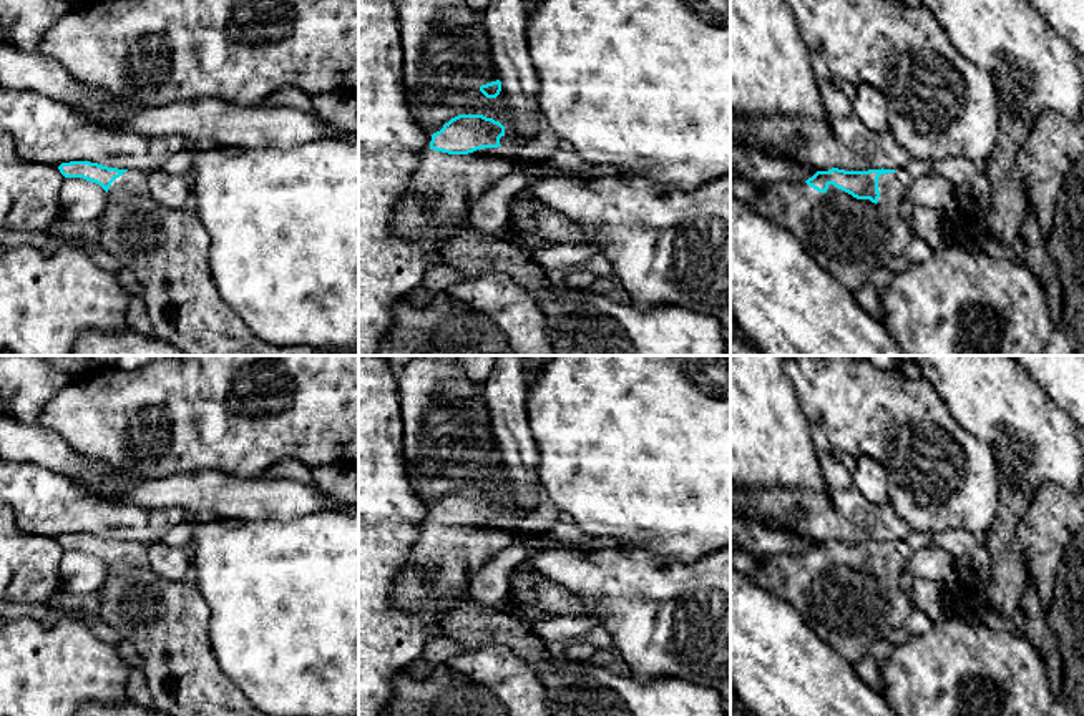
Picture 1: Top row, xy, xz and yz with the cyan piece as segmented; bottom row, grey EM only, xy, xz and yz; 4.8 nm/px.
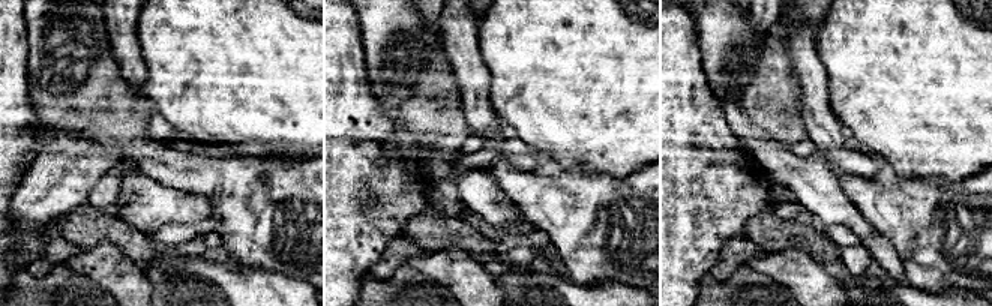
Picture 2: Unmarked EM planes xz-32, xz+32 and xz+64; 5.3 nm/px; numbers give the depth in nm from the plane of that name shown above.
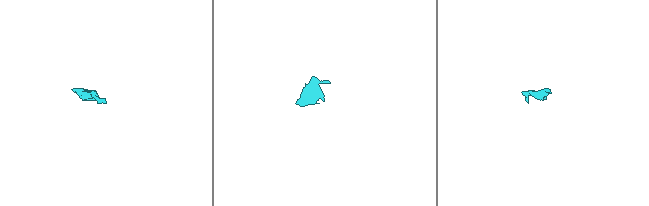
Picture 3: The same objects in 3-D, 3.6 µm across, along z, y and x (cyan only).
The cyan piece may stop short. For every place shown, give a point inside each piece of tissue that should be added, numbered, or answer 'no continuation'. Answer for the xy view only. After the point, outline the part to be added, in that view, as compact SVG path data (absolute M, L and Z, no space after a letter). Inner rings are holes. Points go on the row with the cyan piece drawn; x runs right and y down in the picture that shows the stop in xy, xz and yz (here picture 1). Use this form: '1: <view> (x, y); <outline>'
1: xy (168, 250); M131 168L111 183L98 221L98 244L138 276L156 334L188 356L315 356L307 346L266 342L221 299L209 271L206 228L193 206L171 209L156 203L144 171Z

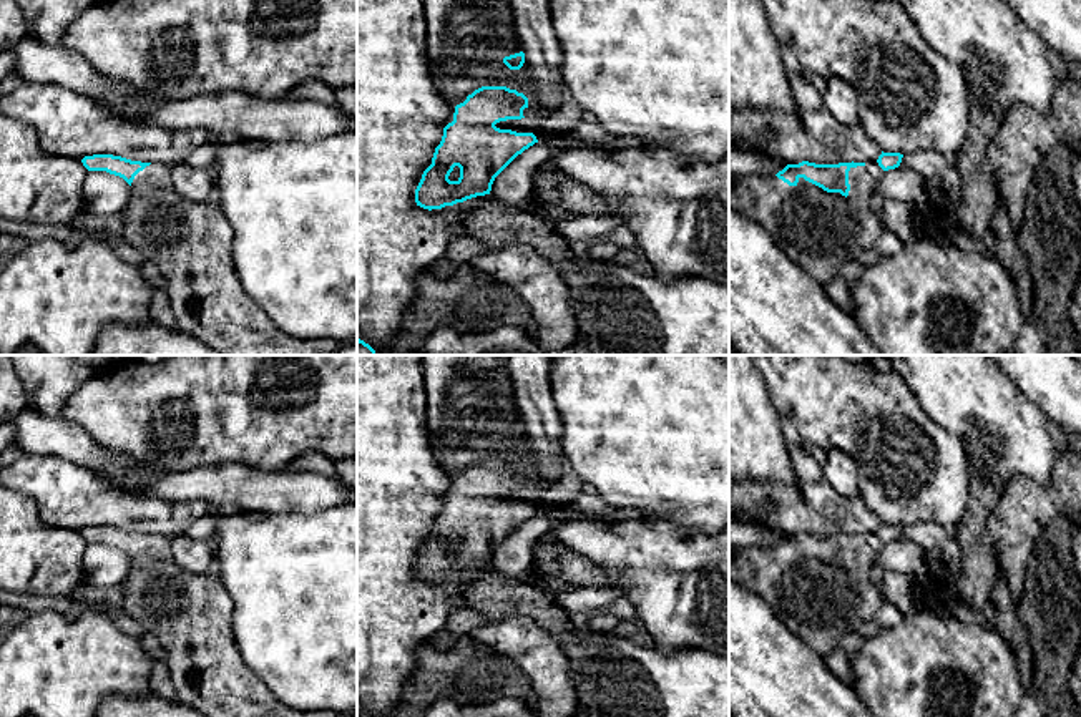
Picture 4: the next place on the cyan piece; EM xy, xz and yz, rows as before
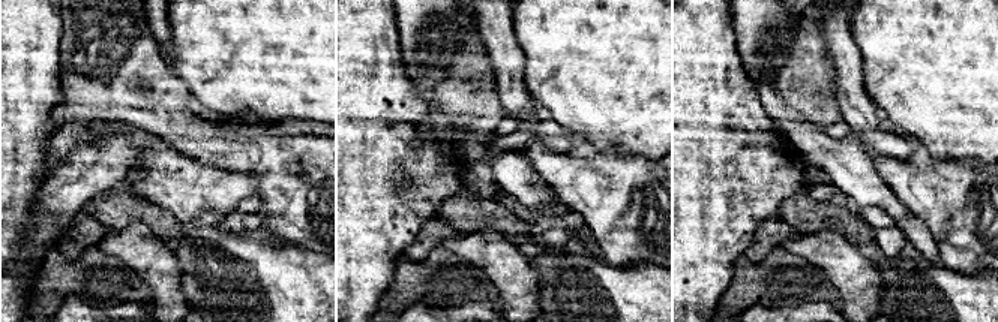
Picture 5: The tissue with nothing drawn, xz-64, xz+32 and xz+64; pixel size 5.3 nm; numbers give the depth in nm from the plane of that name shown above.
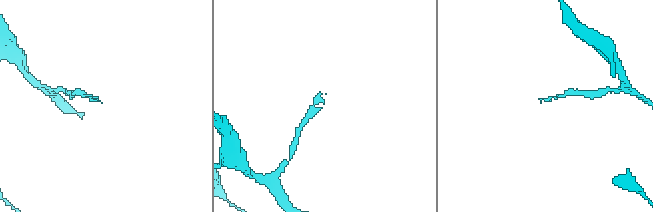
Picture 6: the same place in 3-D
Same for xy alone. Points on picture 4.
1: xy (191, 243); M154 161L135 176L121 214L121 237L161 269L173 314L193 337L224 355L337 355L335 340L289 335L244 292L232 264L229 221L216 199L194 202L179 196L168 164Z

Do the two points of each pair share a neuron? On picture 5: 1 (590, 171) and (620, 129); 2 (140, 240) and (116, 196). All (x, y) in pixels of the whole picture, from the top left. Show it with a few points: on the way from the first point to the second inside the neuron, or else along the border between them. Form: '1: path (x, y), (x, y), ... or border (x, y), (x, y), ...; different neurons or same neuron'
1: border (584, 141), (598, 150), (617, 150), (640, 156); different neurons
2: border (114, 229), (144, 223), (162, 240); different neurons

